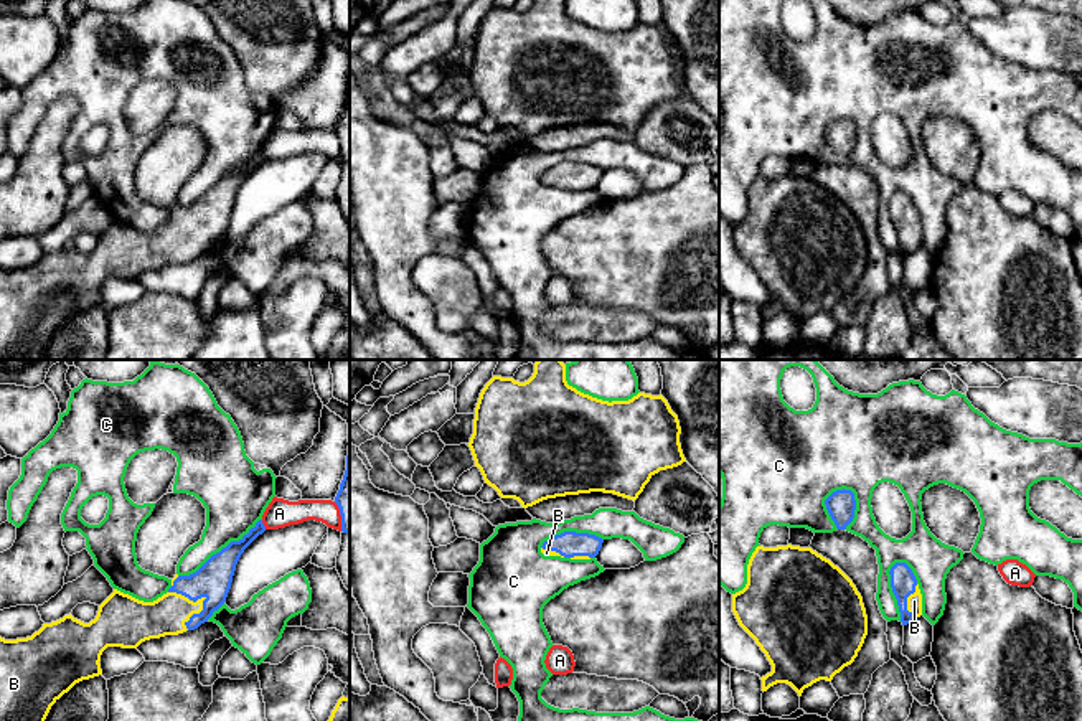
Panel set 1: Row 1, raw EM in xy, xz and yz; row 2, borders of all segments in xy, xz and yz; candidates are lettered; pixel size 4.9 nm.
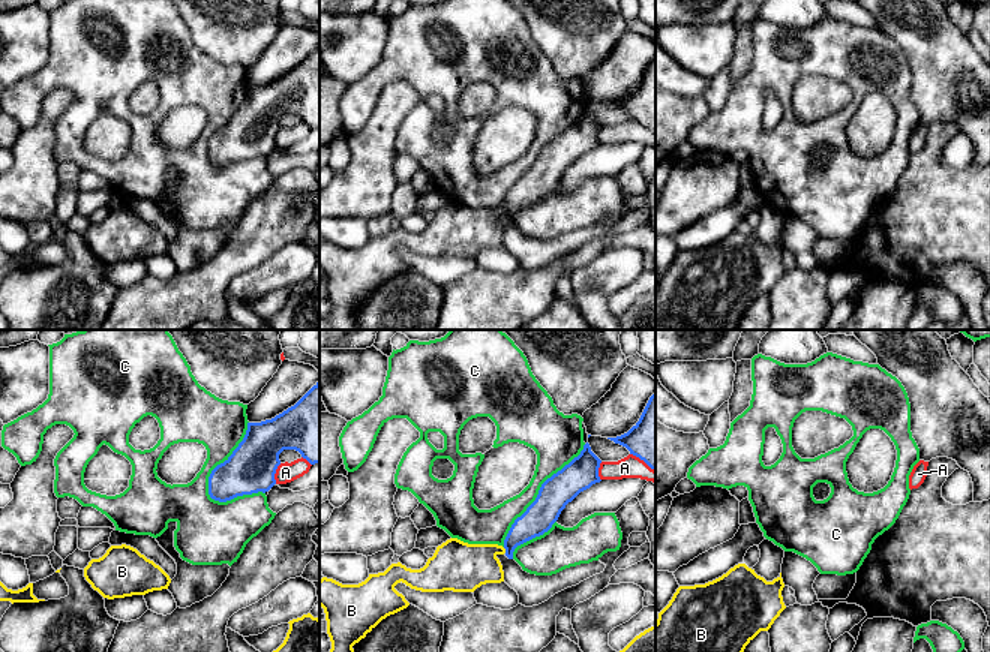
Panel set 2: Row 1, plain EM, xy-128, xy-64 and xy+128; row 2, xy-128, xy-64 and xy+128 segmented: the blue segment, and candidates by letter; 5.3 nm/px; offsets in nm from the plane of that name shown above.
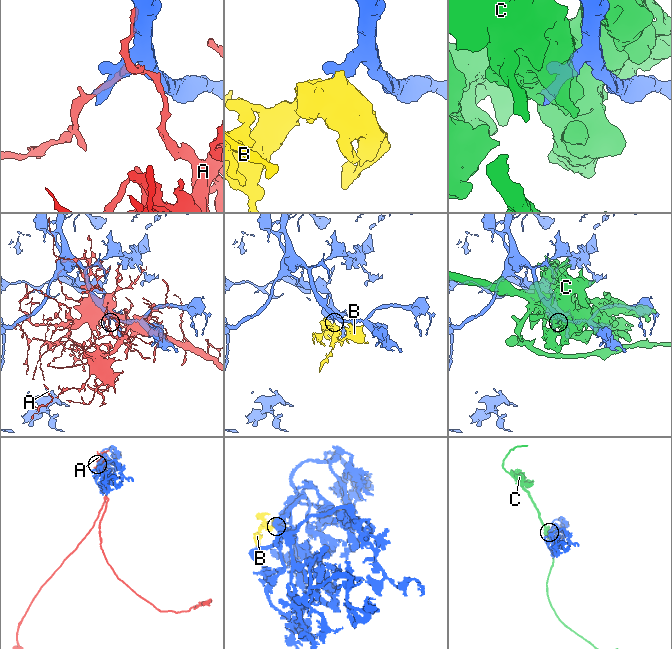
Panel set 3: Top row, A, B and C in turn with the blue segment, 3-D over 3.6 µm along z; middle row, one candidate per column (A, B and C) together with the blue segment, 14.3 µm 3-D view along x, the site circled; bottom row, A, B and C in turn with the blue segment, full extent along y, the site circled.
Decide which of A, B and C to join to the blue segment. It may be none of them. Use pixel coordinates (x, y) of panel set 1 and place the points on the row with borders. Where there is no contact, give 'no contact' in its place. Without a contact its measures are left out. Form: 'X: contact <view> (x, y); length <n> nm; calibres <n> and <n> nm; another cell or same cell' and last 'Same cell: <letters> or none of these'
A: contact xy (263, 525); length 50 nm; calibres 110 and 140 nm; another cell
B: contact xy (203, 601); length 220 nm; calibres 180 and 190 nm; same cell
C: contact yz (855, 507); length 220 nm; calibres 140 and 340 nm; another cell
Same cell: B

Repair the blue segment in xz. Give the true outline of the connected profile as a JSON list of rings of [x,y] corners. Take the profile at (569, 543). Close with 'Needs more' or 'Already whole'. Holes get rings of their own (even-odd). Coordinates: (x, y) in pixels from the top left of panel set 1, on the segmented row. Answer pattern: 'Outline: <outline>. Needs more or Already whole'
Outline: [[[564,531],[544,541],[541,553],[544,556],[590,559],[599,554],[602,543],[604,540],[595,535]]]. Needs more

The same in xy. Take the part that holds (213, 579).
Outline: [[[259,520],[247,535],[213,554],[196,573],[175,574],[168,592],[153,602],[114,589],[89,624],[69,614],[43,624],[31,637],[16,640],[0,637],[0,721],[45,721],[51,706],[76,683],[102,675],[99,662],[107,647],[137,648],[145,640],[178,635],[208,622],[226,602],[241,554],[264,531],[266,526]]]. Needs more

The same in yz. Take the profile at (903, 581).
Outline: [[[896,563],[889,574],[901,612],[901,622],[907,625],[922,615],[922,594],[917,579],[906,563]]]. Needs more

